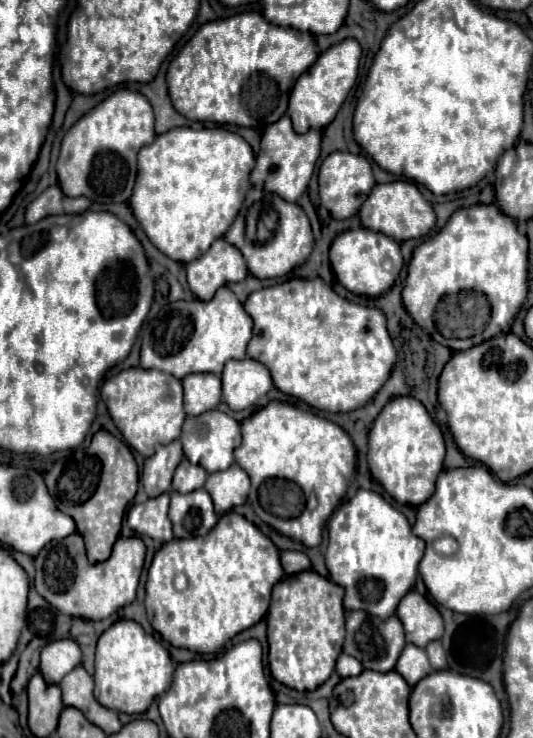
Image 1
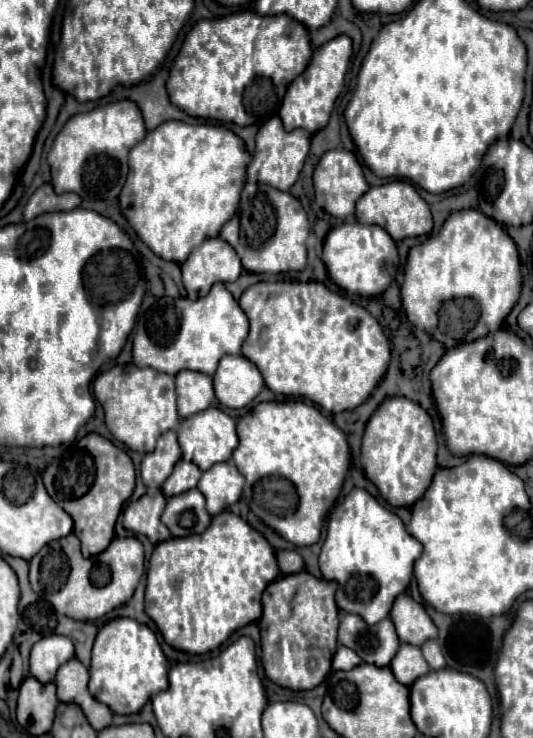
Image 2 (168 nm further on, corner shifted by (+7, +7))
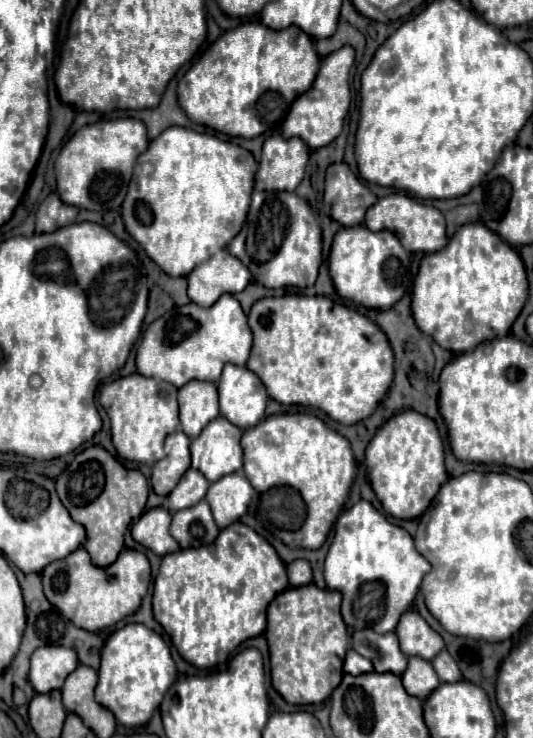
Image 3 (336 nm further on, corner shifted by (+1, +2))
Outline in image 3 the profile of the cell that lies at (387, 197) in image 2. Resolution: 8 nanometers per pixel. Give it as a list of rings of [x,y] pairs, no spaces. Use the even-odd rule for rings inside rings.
[[[388,194],[380,198],[368,212],[364,220],[368,230],[394,230],[398,240],[408,252],[434,252],[446,246],[446,222],[440,210],[434,206],[420,204],[416,198],[408,194]]]

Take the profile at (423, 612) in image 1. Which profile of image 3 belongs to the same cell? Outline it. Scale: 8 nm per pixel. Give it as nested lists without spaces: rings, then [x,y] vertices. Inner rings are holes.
[[[406,610],[396,626],[396,634],[406,656],[420,656],[432,660],[438,650],[444,648],[444,640],[438,632],[434,632],[426,620],[414,610]]]

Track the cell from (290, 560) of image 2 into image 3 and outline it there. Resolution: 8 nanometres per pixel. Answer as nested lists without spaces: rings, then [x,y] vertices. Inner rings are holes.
[[[294,560],[286,568],[288,568],[290,586],[304,586],[312,582],[312,570],[310,570],[308,560]]]

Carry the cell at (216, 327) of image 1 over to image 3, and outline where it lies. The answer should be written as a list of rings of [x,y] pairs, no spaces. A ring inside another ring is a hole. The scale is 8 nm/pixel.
[[[222,294],[222,298],[218,298],[218,302],[210,308],[194,304],[176,306],[174,310],[154,320],[138,344],[136,366],[142,376],[160,378],[180,388],[190,380],[218,382],[224,364],[246,364],[250,348],[252,330],[248,326],[246,314],[242,312],[242,306],[232,294]]]

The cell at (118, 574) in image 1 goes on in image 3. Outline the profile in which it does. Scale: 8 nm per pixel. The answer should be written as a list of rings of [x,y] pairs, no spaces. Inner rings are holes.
[[[78,548],[70,556],[50,562],[40,576],[48,602],[70,618],[74,626],[96,632],[114,626],[140,608],[140,602],[150,586],[150,562],[144,552],[126,548],[112,566],[98,568],[90,562],[88,552]]]

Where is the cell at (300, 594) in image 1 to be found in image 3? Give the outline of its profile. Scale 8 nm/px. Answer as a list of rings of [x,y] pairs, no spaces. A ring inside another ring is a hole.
[[[316,584],[286,588],[268,606],[268,628],[264,632],[270,648],[272,686],[290,704],[318,704],[324,702],[334,686],[342,680],[342,662],[348,652],[348,632],[340,614],[342,594],[336,590],[322,590]]]

